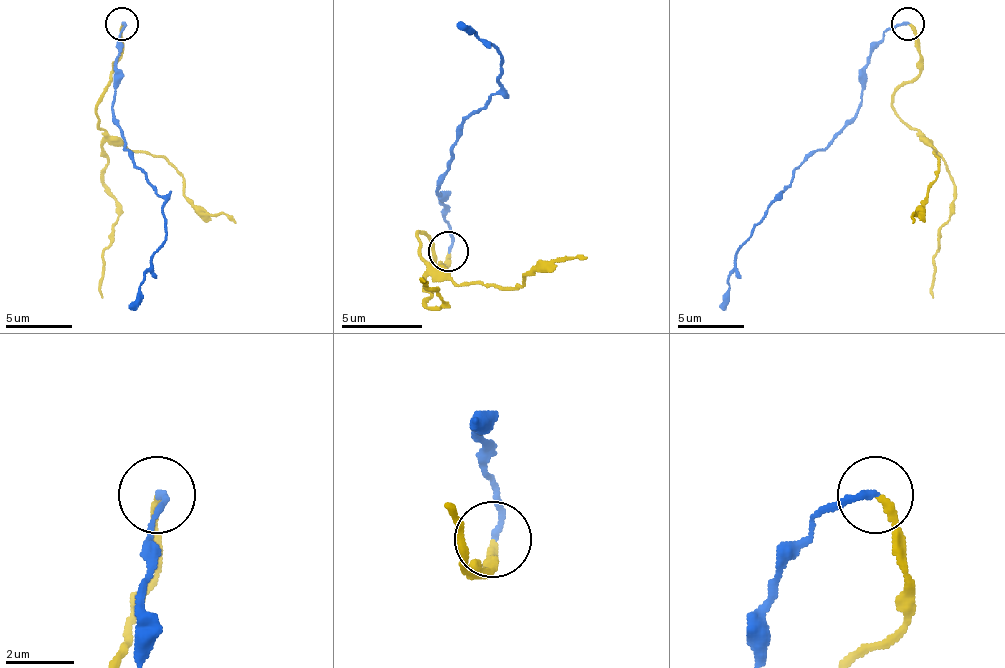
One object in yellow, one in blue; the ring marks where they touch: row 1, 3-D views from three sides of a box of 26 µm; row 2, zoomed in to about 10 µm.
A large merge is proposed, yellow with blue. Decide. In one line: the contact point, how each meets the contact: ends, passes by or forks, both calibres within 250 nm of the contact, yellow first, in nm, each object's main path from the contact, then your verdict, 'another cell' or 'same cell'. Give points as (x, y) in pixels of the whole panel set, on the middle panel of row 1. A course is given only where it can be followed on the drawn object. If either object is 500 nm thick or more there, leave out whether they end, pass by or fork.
at (448, 251); yellow ends there; blue ends there; 240 nm thick on the yellow side, 180 nm on the other; yellow runs (449, 250), (449, 262), (441, 266), (425, 234), (417, 234), (429, 306), (441, 306), (437, 290), (425, 282); blue runs (449, 250), (453, 234), (437, 194), (437, 178), (457, 129), (502, 85), (502, 57), (457, 25); another cell

